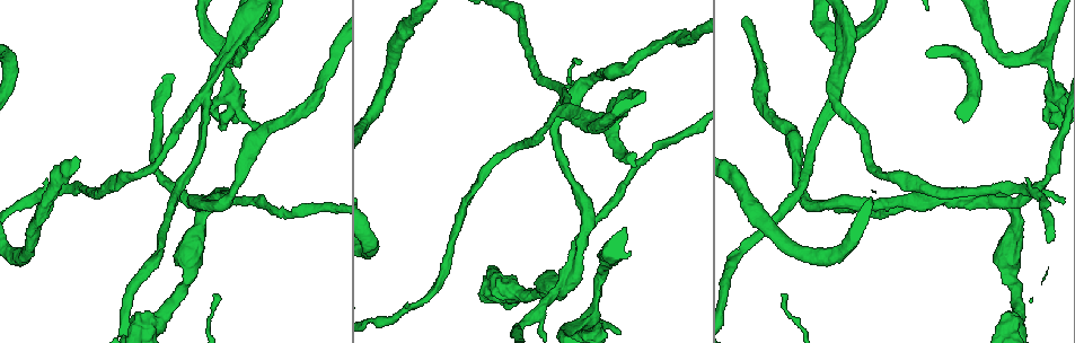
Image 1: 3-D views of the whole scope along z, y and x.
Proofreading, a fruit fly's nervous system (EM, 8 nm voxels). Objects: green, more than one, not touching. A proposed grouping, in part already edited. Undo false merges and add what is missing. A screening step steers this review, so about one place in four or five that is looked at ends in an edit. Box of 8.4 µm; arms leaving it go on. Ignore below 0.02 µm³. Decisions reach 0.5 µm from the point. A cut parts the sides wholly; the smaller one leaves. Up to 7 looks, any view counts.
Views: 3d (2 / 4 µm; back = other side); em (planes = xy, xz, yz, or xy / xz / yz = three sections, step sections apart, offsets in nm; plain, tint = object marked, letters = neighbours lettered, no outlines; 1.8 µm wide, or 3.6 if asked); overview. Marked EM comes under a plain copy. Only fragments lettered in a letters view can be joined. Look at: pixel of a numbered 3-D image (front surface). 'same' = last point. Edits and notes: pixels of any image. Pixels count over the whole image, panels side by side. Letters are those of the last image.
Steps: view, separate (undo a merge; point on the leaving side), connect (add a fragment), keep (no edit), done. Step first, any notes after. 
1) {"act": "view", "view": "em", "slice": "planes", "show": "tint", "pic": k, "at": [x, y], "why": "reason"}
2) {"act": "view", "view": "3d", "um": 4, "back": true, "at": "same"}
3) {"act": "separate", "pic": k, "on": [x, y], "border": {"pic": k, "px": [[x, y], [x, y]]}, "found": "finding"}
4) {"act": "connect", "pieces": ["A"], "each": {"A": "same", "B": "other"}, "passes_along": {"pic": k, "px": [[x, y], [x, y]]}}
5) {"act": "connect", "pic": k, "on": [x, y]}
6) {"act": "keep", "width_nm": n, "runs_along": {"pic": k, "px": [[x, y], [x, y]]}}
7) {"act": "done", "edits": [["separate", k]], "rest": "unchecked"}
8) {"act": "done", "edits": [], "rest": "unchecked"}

{"act": "view", "view": "3d", "um": 2, "pic": 1, "at": [248, 31], "why": "thick turns thin"}

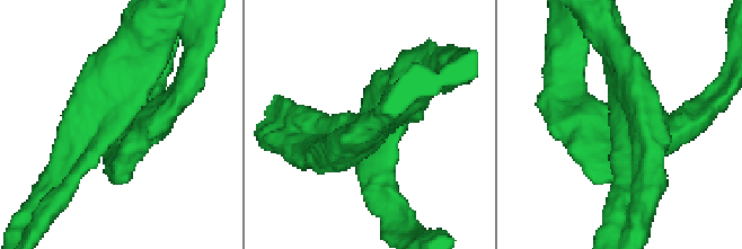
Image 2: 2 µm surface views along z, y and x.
{"act": "view", "view": "em", "slice": "planes", "show": "tint", "pic": 2, "at": [631, 133], "arms": 4, "why": "shape alone is not enough"}

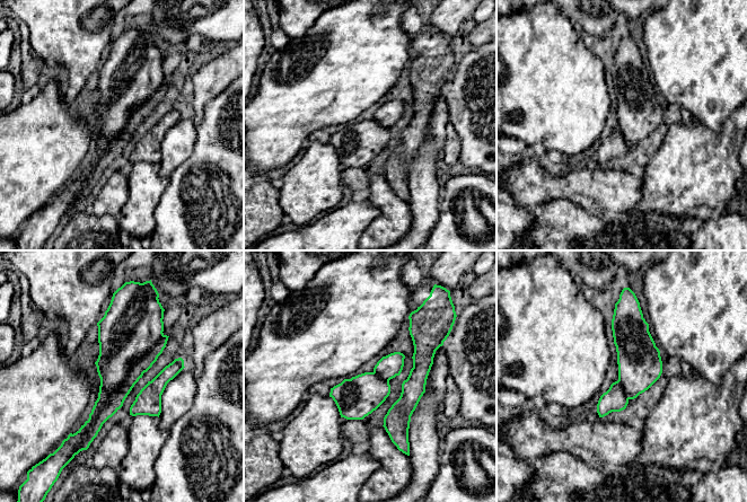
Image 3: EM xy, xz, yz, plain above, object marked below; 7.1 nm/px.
{"act": "view", "view": "em", "slice": "planes", "show": "letters", "at": "same"}

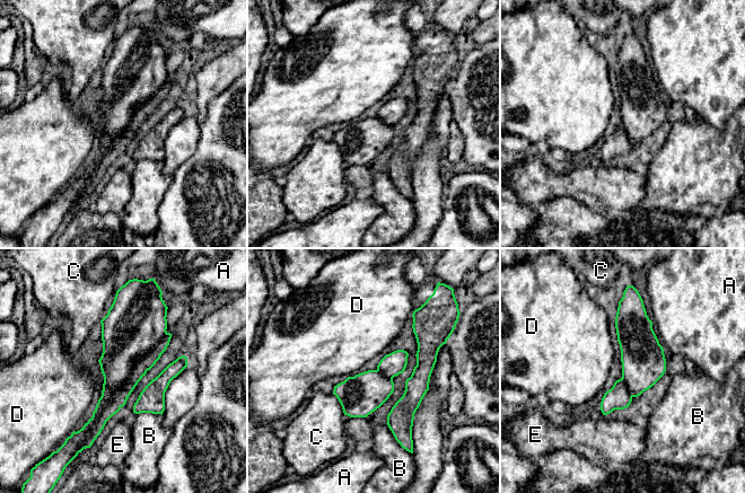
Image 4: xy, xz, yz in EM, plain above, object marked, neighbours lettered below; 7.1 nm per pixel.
{"act": "keep", "width_nm": 280, "each": {"A": "other", "B": "other", "C": "other", "D": "other", "E": "other"}, "border": {"pic": 4, "px": [[414, 310], [411, 315]]}, "found": "one neuron here"}

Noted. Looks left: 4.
{"act": "view", "view": "em", "slice": "planes", "show": "letters", "pic": 1, "at": [1056, 93], "why": "two arms at a narrow angle"}

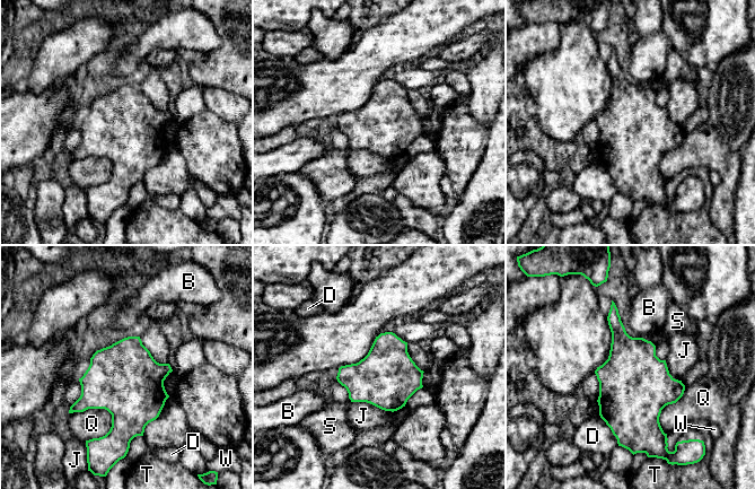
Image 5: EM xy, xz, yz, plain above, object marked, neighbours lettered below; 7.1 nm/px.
{"act": "keep", "each": {"B": "other", "D": "other", "J": "other", "Q": "other", "S": "other", "T": "other", "W": "other"}, "border": {"pic": 5, "px": [[351, 401], [392, 411], [404, 407]]}, "found": "one neuron here"}

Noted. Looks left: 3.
{"act": "view", "view": "3d", "um": 2, "pic": 1, "at": [585, 223], "why": "a fork"}

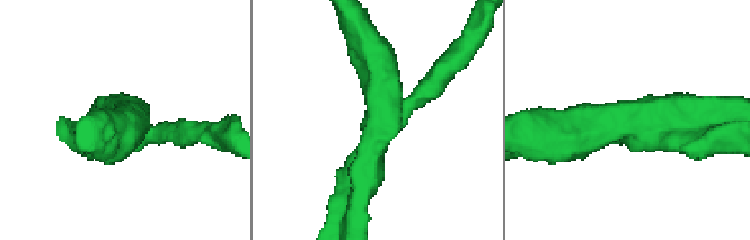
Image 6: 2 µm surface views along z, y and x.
{"act": "view", "view": "em", "slice": "planes", "show": "tint", "pic": 6, "at": [629, 117], "arms": 3, "arm_widths_nm": [200, 200, 280], "why": "now the EM"}

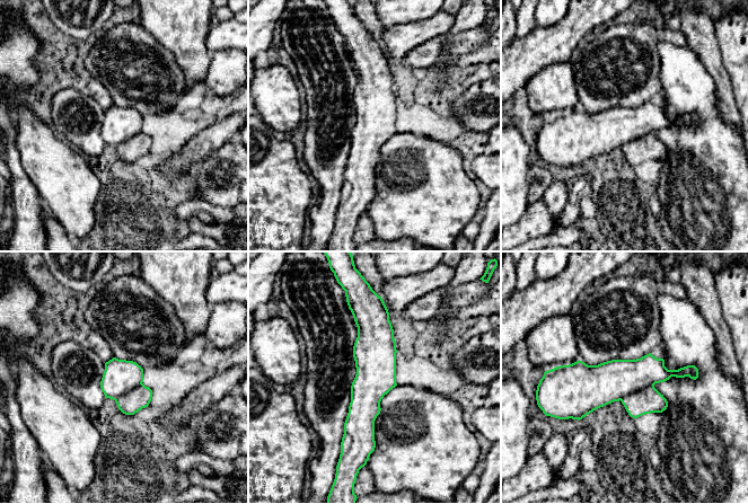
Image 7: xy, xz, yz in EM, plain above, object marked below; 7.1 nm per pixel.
{"act": "view", "view": "em", "slice": "planes", "show": "letters", "at": "same", "why": "see the neighbours"}

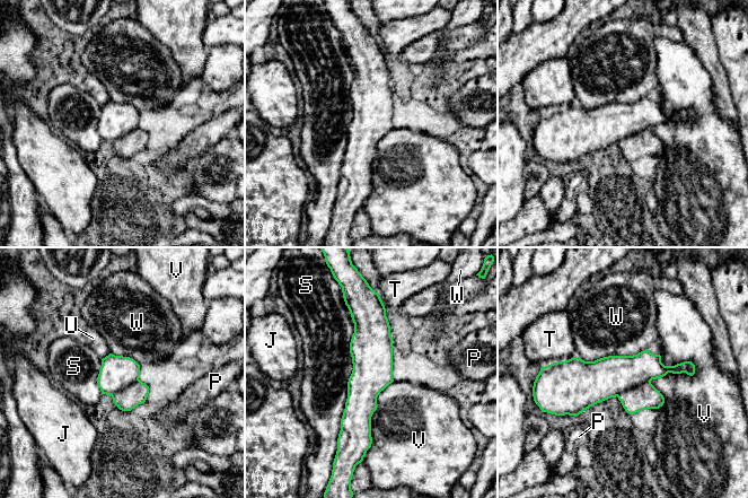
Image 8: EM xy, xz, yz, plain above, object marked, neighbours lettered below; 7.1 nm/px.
{"act": "separate", "pic": 8, "on": [644, 396], "each": {"J": "other", "P": "other", "S": "other", "T": "other", "U": "other", "V": "other", "W": "other"}, "found": "two neurons meet here"}

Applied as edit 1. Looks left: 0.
{"act": "done", "edits": [["separate", 8]], "rest": "unchecked"}

